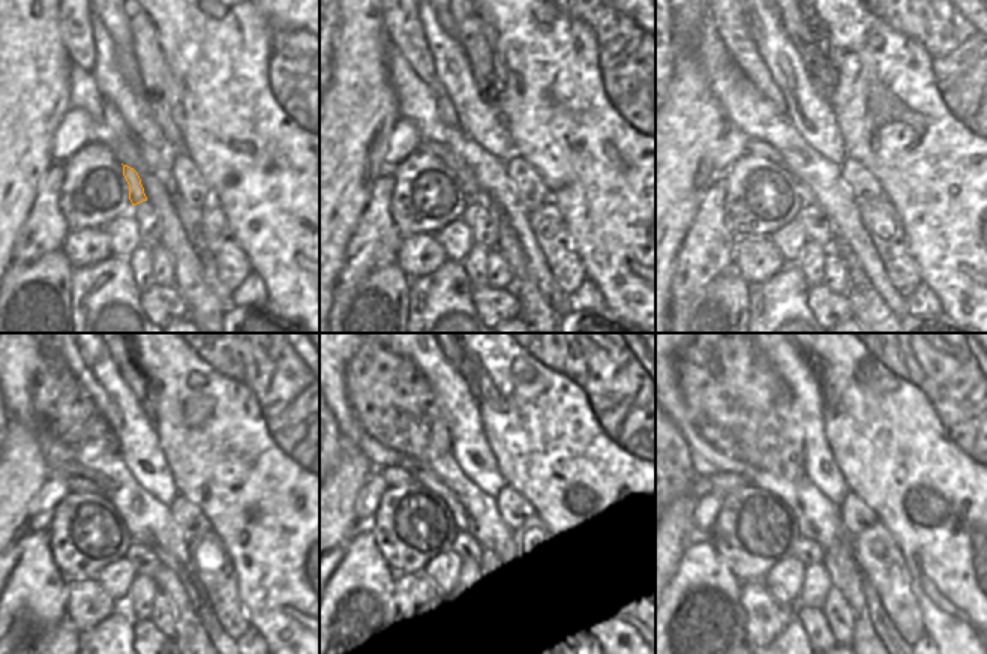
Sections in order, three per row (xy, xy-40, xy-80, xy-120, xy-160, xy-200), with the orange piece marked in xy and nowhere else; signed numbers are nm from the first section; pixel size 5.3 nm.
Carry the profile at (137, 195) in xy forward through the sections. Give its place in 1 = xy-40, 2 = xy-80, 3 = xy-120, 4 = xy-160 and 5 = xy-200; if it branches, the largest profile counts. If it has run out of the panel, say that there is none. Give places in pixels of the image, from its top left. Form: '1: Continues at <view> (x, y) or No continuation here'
1: Continues at xy-40 (470, 188)
2: Continues at xy-80 (753, 146)
3: Continues at xy-120 (75, 483)
4: Continues at xy-160 (393, 477)
5: Continues at xy-200 (722, 482)

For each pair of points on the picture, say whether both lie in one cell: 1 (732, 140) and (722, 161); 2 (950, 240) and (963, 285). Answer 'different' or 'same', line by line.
1: same
2: same

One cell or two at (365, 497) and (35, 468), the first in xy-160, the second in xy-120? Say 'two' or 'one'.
two

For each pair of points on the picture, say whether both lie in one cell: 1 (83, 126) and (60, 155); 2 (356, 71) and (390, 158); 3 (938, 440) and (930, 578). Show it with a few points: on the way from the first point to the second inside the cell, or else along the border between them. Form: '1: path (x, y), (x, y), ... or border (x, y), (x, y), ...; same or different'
1: path (75, 134), (63, 147); same
2: border (399, 117), (387, 143), (384, 155), (386, 170); different
3: path (921, 474), (900, 503), (906, 519), (930, 543); same

